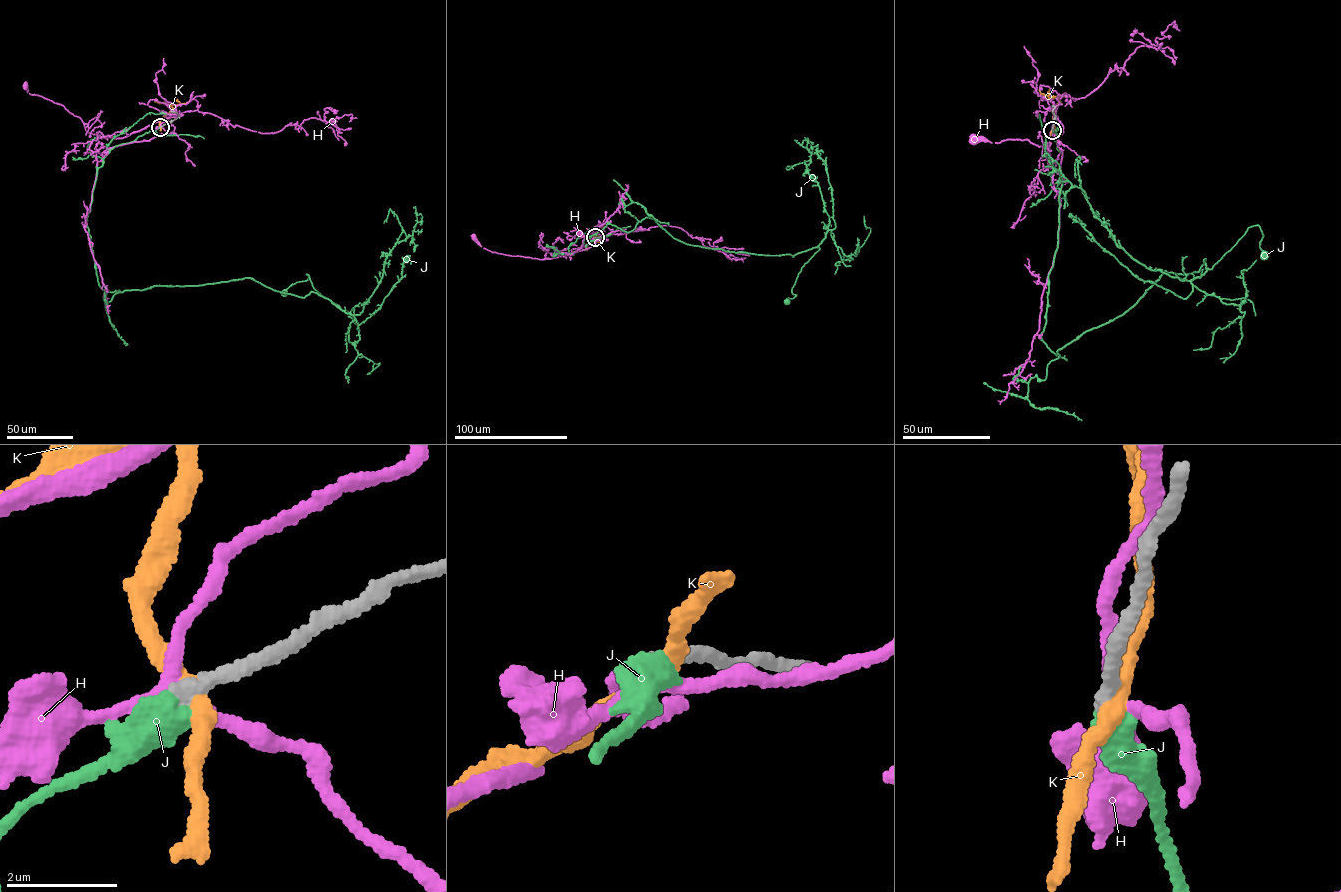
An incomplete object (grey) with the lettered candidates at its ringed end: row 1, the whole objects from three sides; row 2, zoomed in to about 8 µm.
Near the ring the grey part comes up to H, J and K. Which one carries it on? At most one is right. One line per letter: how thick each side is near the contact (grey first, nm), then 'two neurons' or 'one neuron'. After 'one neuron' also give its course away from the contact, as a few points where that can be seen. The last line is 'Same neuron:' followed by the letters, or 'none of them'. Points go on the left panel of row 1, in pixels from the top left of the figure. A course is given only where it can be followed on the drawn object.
H: 320/200 nm | two neurons
J: 320/600 nm | one neuron | via (160, 127), (115, 146), (97, 169), (86, 224), (99, 285), (250, 278), (340, 307), (306, 274), (285, 292)
K: 360/320 nm | two neurons
Same neuron: J

